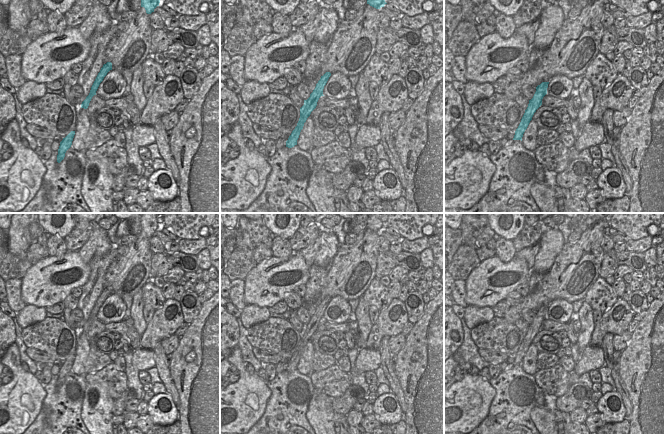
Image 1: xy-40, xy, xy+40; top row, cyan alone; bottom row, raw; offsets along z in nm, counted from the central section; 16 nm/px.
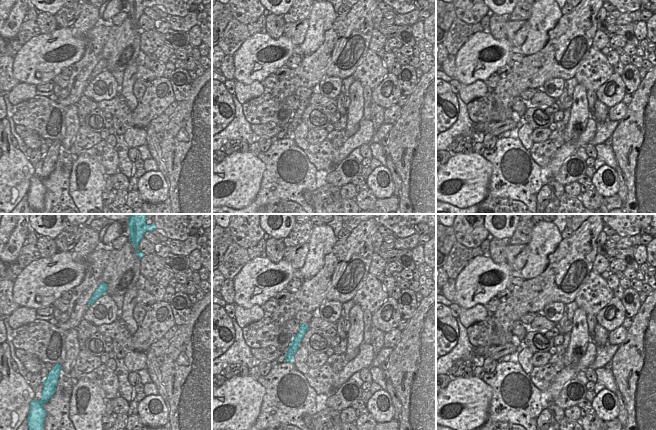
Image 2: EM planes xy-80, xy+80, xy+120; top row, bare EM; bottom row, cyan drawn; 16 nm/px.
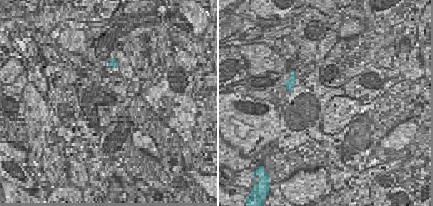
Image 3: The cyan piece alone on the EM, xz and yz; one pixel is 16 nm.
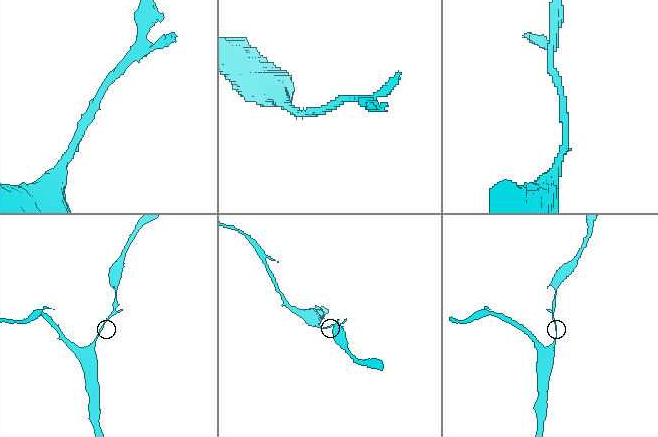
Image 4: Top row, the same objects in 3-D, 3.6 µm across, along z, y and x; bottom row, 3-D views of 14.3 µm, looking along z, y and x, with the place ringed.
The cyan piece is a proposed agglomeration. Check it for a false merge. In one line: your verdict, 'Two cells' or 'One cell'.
One cell.

